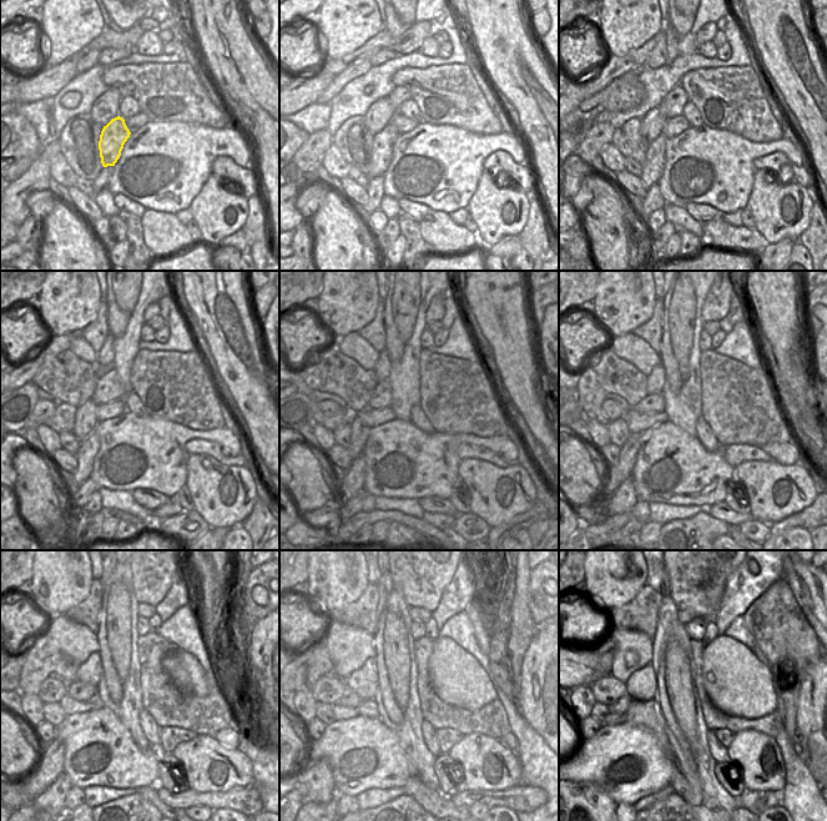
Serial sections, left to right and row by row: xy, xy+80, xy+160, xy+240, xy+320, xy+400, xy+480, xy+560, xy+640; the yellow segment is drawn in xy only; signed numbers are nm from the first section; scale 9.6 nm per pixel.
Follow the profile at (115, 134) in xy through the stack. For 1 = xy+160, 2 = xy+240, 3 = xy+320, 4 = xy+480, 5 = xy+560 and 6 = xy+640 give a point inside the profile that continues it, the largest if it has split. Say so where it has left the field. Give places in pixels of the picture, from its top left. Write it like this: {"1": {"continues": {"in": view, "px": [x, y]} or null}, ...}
{"1": {"continues": {"in": "xy+160", "px": [652, 169]}}, "2": {"continues": {"in": "xy+240", "px": [87, 449]}}, "3": {"continues": {"in": "xy+320", "px": [353, 480]}}, "4": {"continues": {"in": "xy+480", "px": [51, 802]}}, "5": {"continues": {"in": "xy+560", "px": [333, 804]}}, "6": {"continues": null}}

